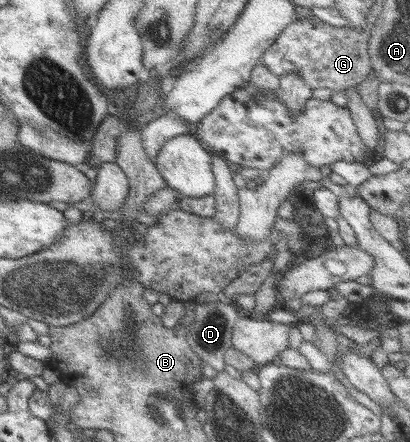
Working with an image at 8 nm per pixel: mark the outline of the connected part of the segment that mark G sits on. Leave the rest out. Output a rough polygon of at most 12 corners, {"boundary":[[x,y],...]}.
{"boundary":[[316,16],[286,25],[258,65],[310,90],[355,88],[370,33]]}

